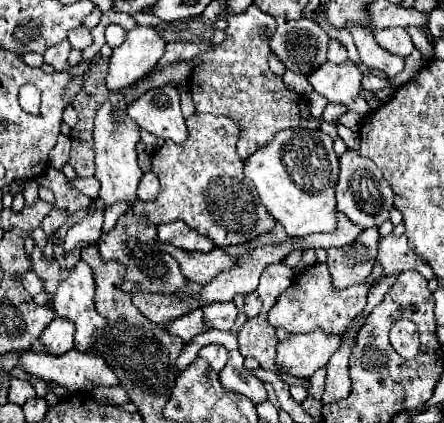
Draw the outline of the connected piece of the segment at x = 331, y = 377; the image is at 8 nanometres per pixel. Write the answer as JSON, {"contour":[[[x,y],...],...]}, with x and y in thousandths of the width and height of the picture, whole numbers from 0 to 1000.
{"contour":[[[770,797],[766,830],[757,830],[743,844],[743,853],[734,863],[739,887],[734,887],[734,924],[730,924],[730,939],[725,939],[725,957],[739,957],[739,953],[752,953],[752,948],[784,939],[784,929],[788,929],[784,844],[788,844],[793,820],[797,820],[797,806],[779,806]]]}

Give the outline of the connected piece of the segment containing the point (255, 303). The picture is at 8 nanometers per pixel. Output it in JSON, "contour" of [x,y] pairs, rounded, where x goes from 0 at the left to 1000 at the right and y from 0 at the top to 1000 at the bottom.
{"contour":[[[559,693],[550,702],[550,740],[554,740],[554,749],[577,749],[586,740],[586,726],[590,726],[590,712],[586,712],[581,693]]]}

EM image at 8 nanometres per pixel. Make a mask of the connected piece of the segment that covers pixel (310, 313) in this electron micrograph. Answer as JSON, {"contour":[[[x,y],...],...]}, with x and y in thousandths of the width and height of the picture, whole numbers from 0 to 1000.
{"contour":[[[712,622],[689,641],[671,645],[662,669],[649,678],[649,688],[640,688],[626,702],[617,726],[604,735],[604,764],[617,778],[644,778],[649,787],[694,787],[721,773],[748,792],[766,792],[779,783],[784,764],[824,726],[829,697],[842,678],[847,669],[820,660],[793,678],[757,688],[757,678],[748,678],[748,650],[739,641],[739,626]]]}

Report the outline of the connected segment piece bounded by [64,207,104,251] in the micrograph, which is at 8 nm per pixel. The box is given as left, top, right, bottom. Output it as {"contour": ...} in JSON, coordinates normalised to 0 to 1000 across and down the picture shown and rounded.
{"contour":[[[198,489],[194,513],[153,541],[153,556],[144,565],[144,589],[158,593],[176,579],[194,584],[203,574],[216,574],[230,546],[230,522],[234,522],[234,504],[216,499],[216,489]]]}

